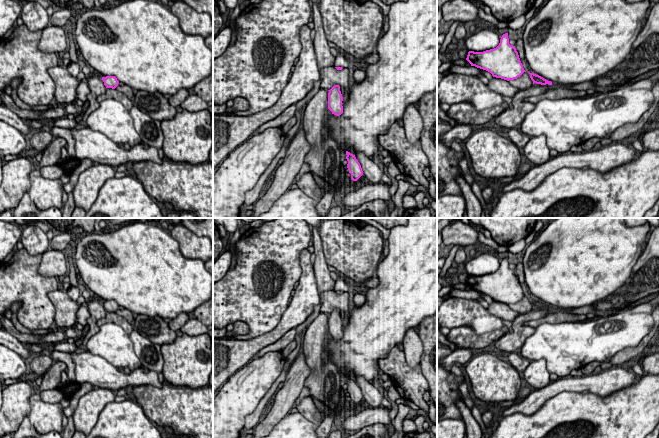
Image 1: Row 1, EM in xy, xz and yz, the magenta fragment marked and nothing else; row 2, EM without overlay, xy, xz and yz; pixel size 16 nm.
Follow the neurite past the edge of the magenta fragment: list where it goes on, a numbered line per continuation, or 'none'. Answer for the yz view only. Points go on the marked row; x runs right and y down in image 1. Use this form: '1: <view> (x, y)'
none

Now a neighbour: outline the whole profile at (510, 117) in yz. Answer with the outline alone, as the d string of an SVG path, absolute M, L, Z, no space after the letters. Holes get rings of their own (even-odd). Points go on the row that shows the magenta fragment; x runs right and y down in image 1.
M534 83L529 89L520 90L512 98L513 107L510 108L505 105L504 111L495 118L495 126L499 129L503 129L514 128L516 125L521 124L525 119L525 116L535 107L535 104L527 102L524 99L540 95L552 88L554 88L553 85L541 85Z

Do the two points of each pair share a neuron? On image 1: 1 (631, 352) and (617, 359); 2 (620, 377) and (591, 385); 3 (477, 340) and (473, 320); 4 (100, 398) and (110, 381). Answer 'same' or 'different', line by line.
1: same
2: same
3: different
4: different

